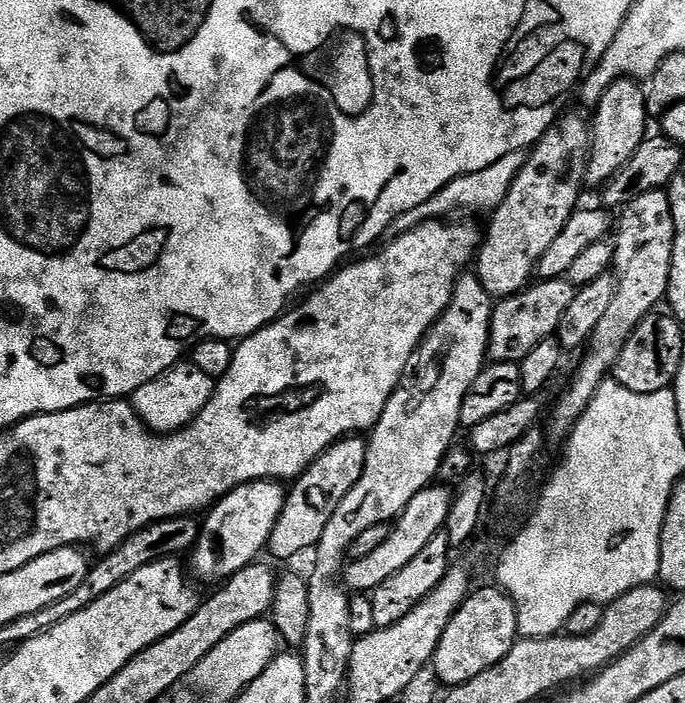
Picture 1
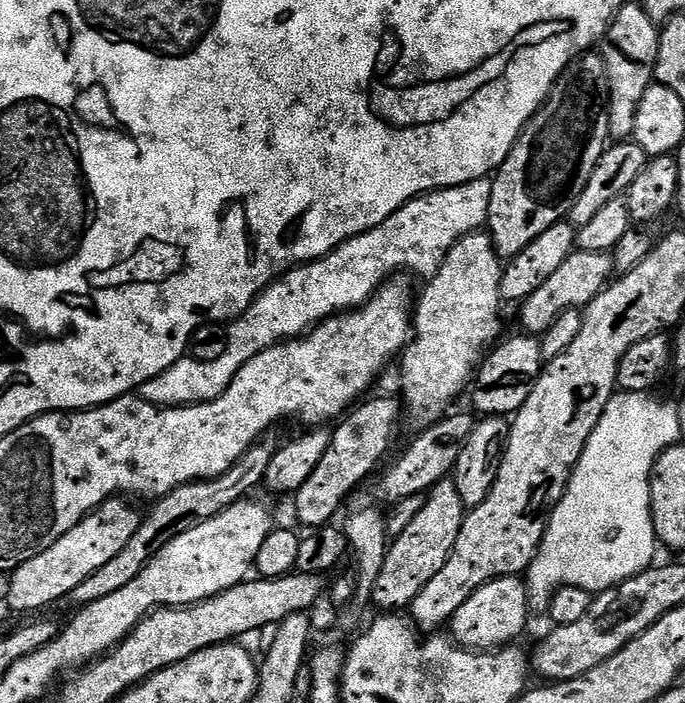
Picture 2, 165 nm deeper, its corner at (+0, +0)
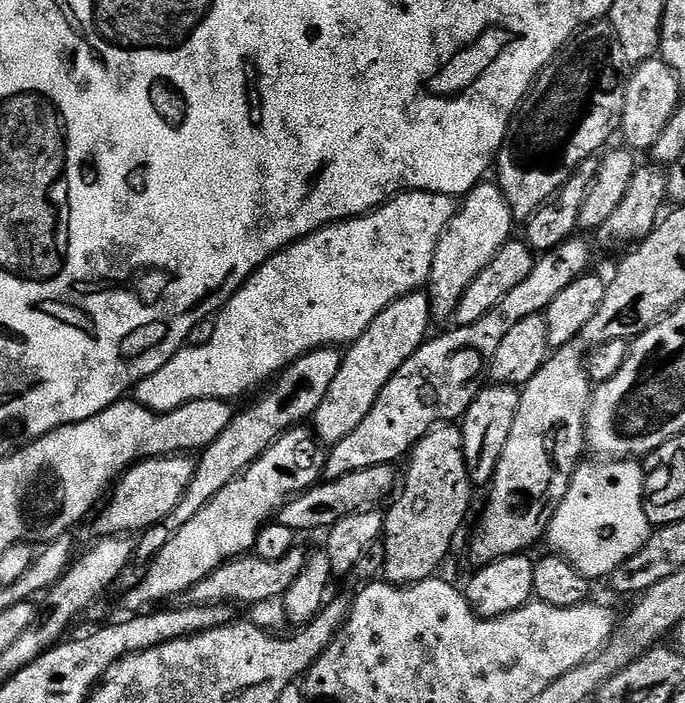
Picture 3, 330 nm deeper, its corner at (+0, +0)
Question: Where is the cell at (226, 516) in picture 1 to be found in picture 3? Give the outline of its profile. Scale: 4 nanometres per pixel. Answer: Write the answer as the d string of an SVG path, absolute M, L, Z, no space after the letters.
M423 291L411 292L386 306L386 310L370 322L366 334L347 345L338 374L334 374L334 382L330 382L326 398L322 398L310 421L310 427L321 444L331 446L342 442L346 434L351 434L362 423L362 418L370 414L370 406L378 402L382 386L386 386L396 371L429 339L428 323L433 323L433 320L432 304L427 295Z

